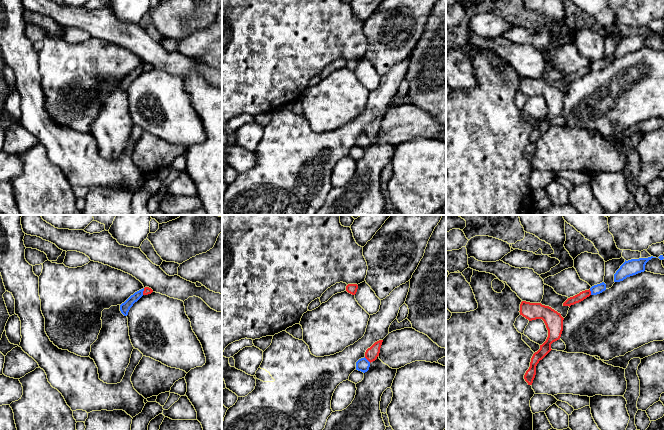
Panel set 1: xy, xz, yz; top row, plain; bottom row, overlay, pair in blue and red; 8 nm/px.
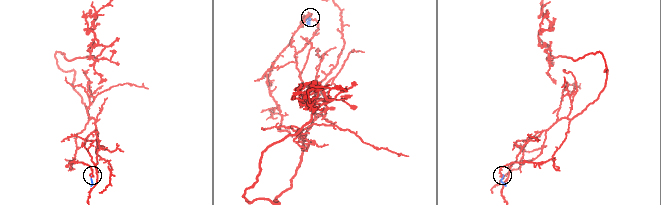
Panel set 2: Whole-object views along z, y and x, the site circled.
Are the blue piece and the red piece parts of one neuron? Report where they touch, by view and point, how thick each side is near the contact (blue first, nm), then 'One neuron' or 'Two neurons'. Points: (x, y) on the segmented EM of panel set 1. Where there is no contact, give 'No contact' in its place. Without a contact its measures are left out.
Touches blue at xy (143, 290). Thickness 80 nm (blue) against 60 nm. Two neurons

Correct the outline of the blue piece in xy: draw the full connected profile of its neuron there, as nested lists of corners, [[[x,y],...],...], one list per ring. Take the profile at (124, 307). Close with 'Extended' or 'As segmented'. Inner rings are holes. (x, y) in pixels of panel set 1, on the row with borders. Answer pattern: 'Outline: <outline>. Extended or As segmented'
Outline: [[[144,288],[131,295],[124,303],[120,305],[120,311],[124,316],[128,315],[130,308],[143,296]]]. As segmented

